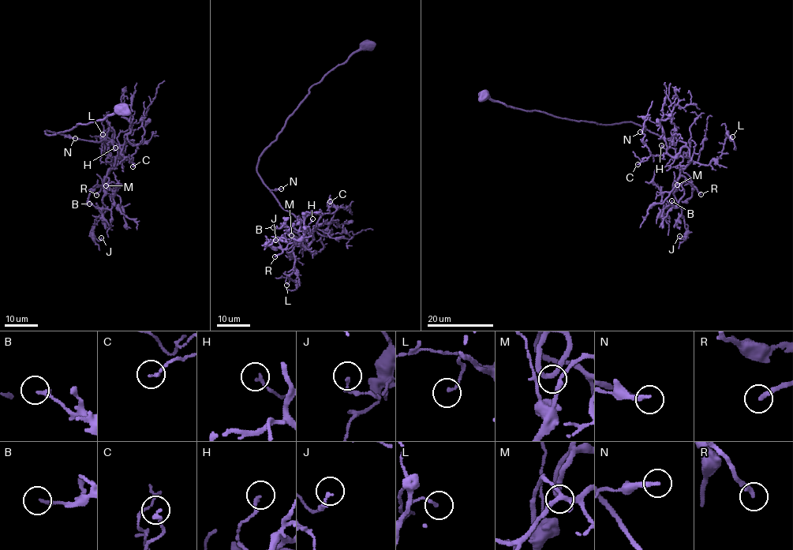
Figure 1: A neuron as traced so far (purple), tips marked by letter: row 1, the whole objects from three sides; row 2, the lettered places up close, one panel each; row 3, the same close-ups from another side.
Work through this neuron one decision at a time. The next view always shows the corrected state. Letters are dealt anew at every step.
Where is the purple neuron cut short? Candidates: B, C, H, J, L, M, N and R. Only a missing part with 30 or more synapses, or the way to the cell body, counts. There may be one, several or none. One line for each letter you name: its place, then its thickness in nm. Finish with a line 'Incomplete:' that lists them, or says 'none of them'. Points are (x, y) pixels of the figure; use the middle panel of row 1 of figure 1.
R: place (274, 256); calibre 240 nm
Incomplete: R

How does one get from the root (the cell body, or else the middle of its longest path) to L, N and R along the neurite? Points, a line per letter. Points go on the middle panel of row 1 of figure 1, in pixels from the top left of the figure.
L: (367, 44), (308, 90), (259, 158), (262, 181), (308, 243), (312, 239), (293, 248), (286, 285)
N: (367, 44), (308, 90), (278, 137), (259, 158), (256, 172), (260, 179), (270, 190), (281, 188)
R: (367, 44), (308, 90), (259, 158), (258, 175), (297, 218), (308, 245), (305, 249), (297, 241), (274, 256)

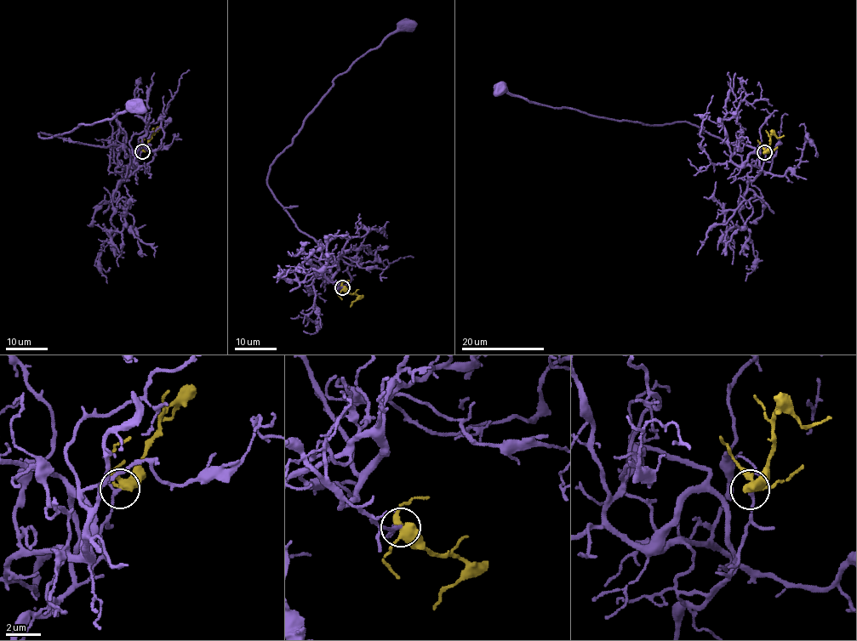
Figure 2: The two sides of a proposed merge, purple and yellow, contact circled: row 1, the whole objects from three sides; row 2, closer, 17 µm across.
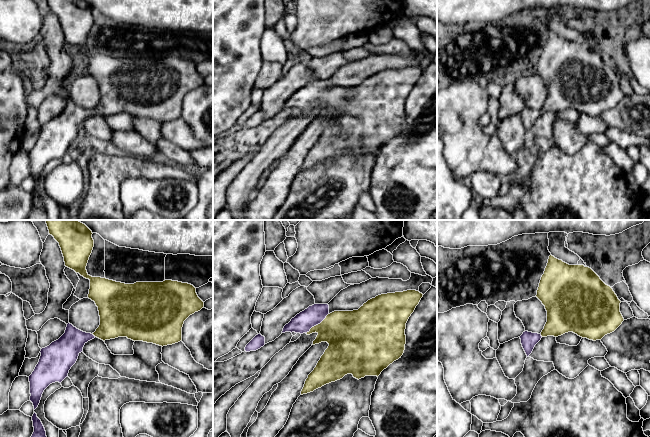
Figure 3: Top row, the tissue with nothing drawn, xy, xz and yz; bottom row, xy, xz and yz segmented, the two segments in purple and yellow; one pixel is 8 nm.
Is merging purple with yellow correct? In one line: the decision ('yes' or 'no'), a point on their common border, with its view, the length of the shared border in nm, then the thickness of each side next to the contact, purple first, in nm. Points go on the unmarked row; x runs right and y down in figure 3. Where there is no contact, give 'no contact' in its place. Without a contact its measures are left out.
yes | xz (317, 100) | 240 nm | 160/360 nm

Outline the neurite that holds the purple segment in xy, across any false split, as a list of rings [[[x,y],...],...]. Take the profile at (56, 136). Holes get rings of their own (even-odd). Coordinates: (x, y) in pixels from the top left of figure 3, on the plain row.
[[[47,0],[49,10],[59,19],[65,42],[79,49],[90,56],[88,74],[95,78],[100,92],[100,101],[94,109],[83,108],[72,100],[68,99],[65,109],[49,122],[42,124],[40,135],[34,147],[29,152],[30,158],[30,177],[33,179],[34,186],[38,183],[44,166],[52,159],[61,159],[68,153],[69,146],[76,139],[78,132],[83,128],[84,121],[95,113],[105,117],[118,113],[127,113],[133,117],[143,117],[159,122],[167,122],[182,117],[182,103],[184,97],[195,88],[204,83],[204,78],[198,73],[196,64],[188,59],[165,56],[163,58],[136,58],[125,60],[101,53],[92,53],[87,49],[86,42],[94,23],[92,7],[85,0]]]

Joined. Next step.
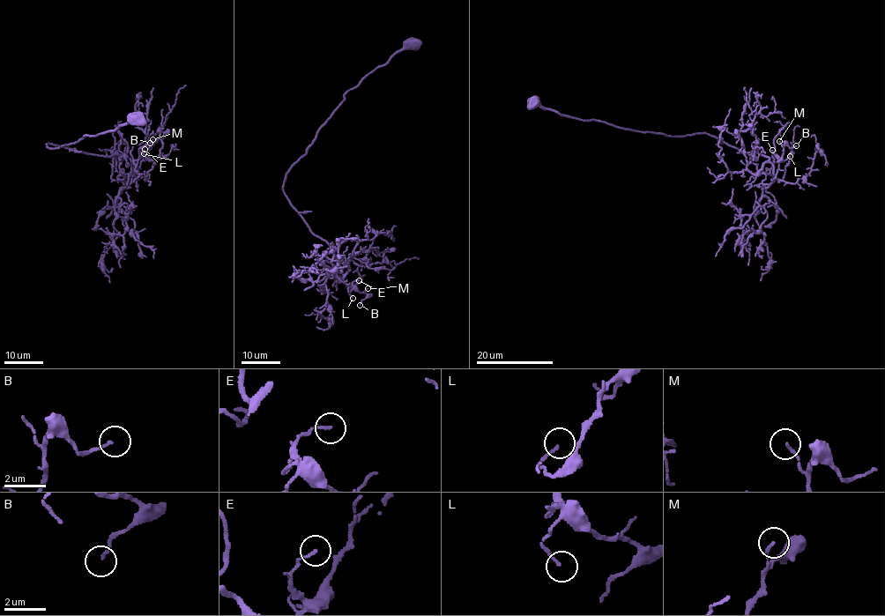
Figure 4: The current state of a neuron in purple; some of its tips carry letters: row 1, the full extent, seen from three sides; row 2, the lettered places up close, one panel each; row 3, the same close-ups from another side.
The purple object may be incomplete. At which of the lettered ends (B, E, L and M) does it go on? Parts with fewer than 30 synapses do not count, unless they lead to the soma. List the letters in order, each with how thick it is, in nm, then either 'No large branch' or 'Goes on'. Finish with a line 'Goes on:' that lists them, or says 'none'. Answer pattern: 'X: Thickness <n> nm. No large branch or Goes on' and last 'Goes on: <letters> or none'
B: Thickness 120 nm. No large branch
E: Thickness 130 nm. No large branch
L: Thickness 130 nm. No large branch
M: Thickness 110 nm. No large branch
Goes on: none

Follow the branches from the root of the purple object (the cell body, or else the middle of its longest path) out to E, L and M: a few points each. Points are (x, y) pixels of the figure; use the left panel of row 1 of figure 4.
E: (135, 118), (115, 130), (85, 135), (68, 144), (47, 144), (124, 155), (131, 160), (134, 181), (145, 149)
L: (135, 118), (68, 144), (47, 144), (124, 155), (134, 181), (144, 153)
M: (135, 118), (115, 130), (85, 135), (68, 144), (47, 144), (124, 155), (131, 160), (134, 181), (152, 139)

